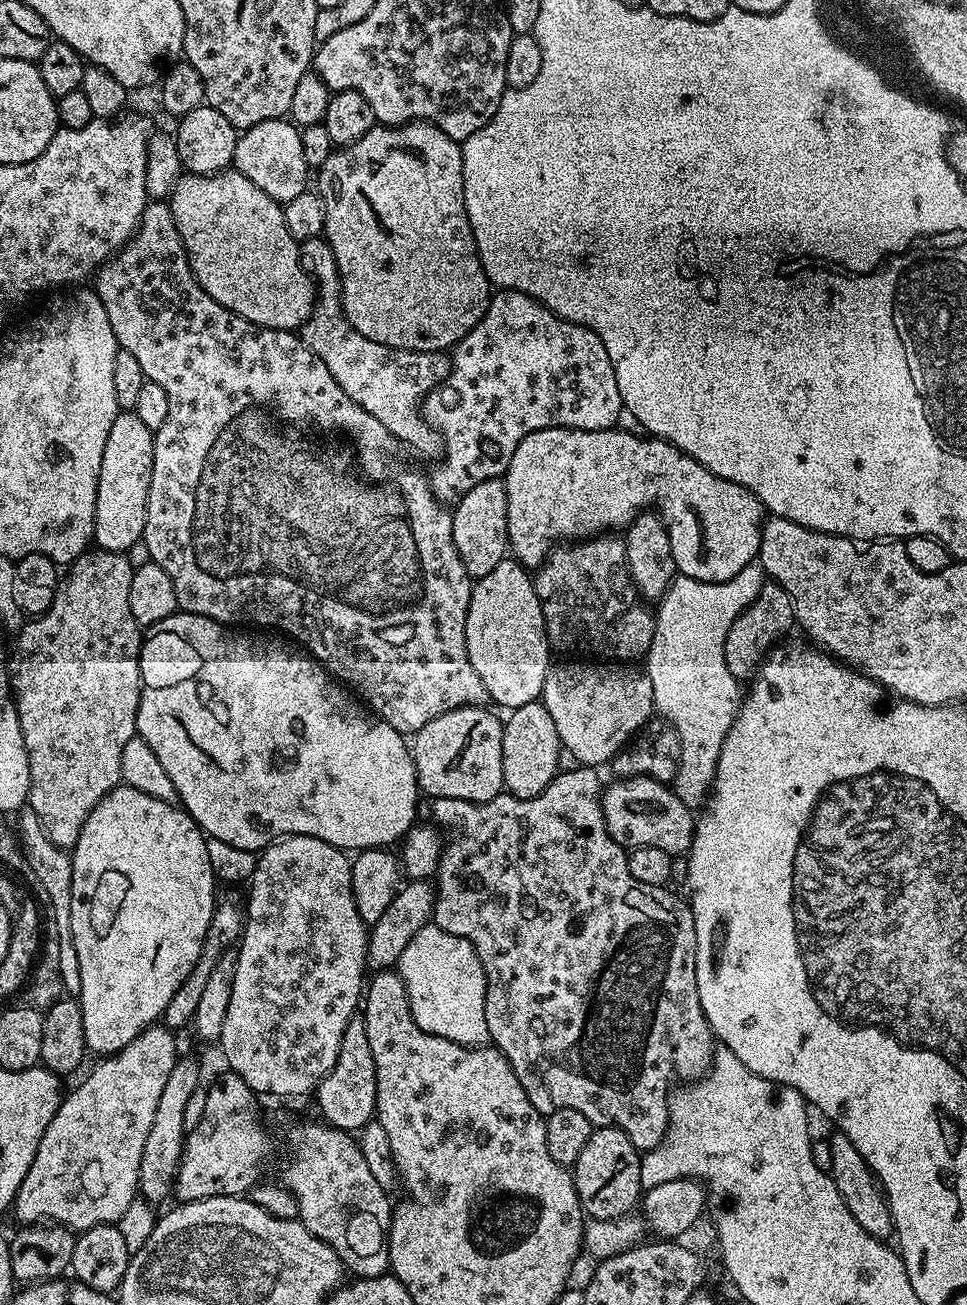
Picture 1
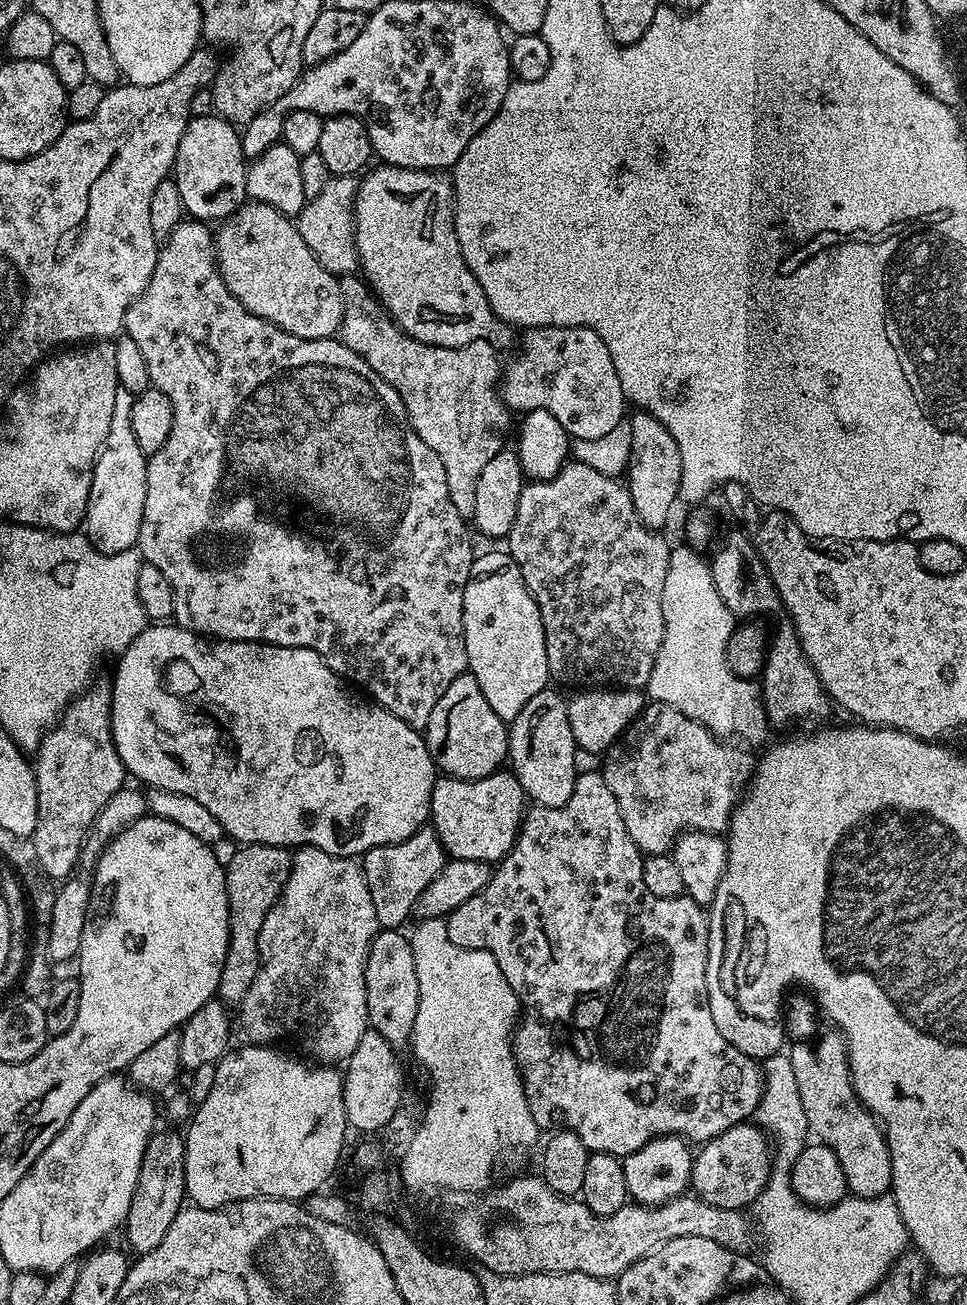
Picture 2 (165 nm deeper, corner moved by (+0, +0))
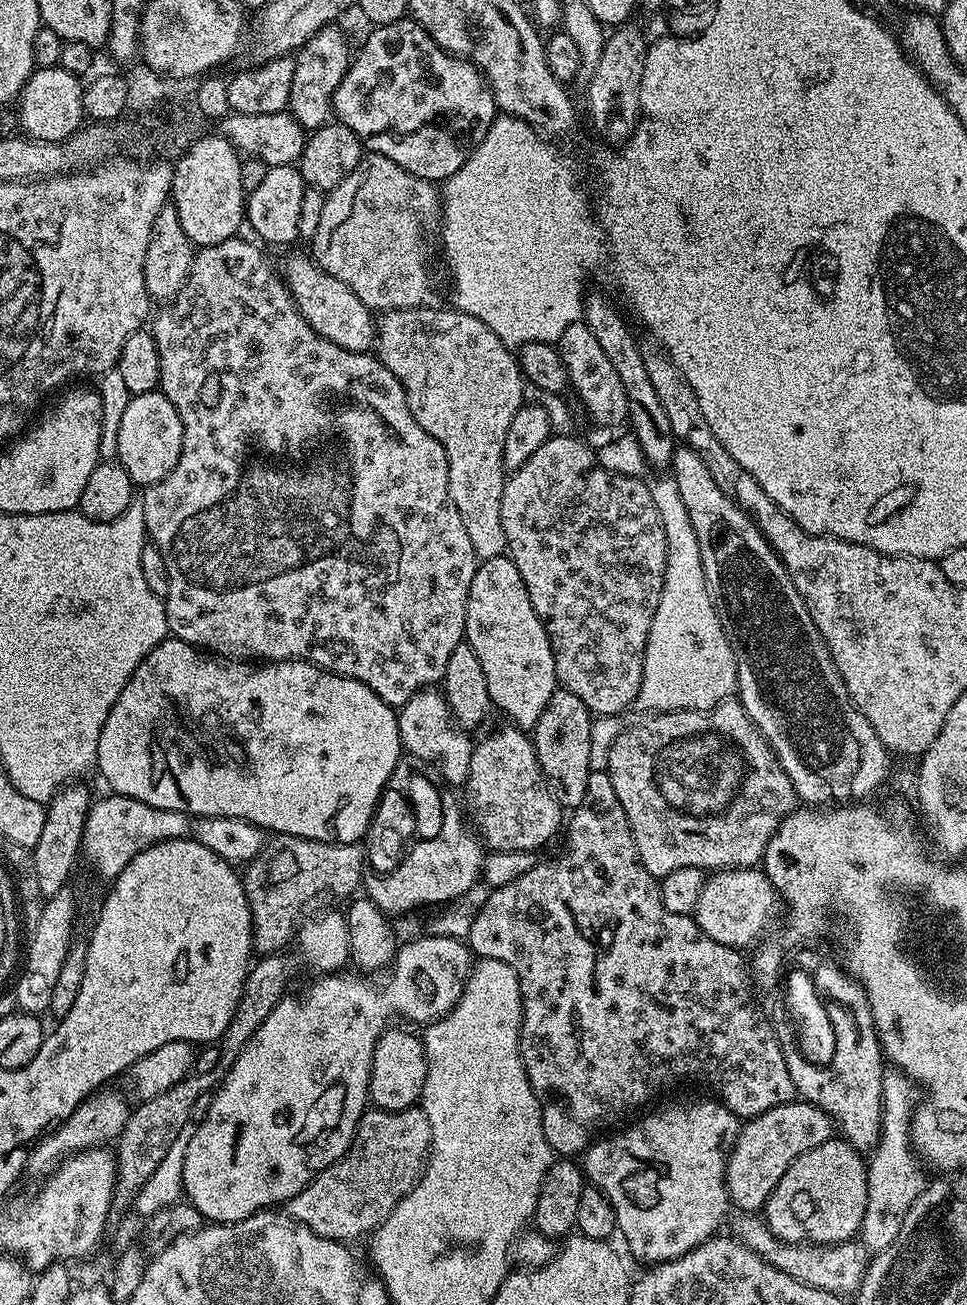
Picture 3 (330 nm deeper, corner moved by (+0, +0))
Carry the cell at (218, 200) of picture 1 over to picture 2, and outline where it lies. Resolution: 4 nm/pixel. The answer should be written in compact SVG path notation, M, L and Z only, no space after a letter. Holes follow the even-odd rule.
M255 202L241 204L215 229L214 247L216 267L220 269L230 294L238 298L238 302L242 302L242 306L246 306L250 314L258 314L258 318L307 340L326 340L339 333L344 313L339 279L317 262L310 246L302 242L302 234L298 234L295 223L274 210L274 206Z

